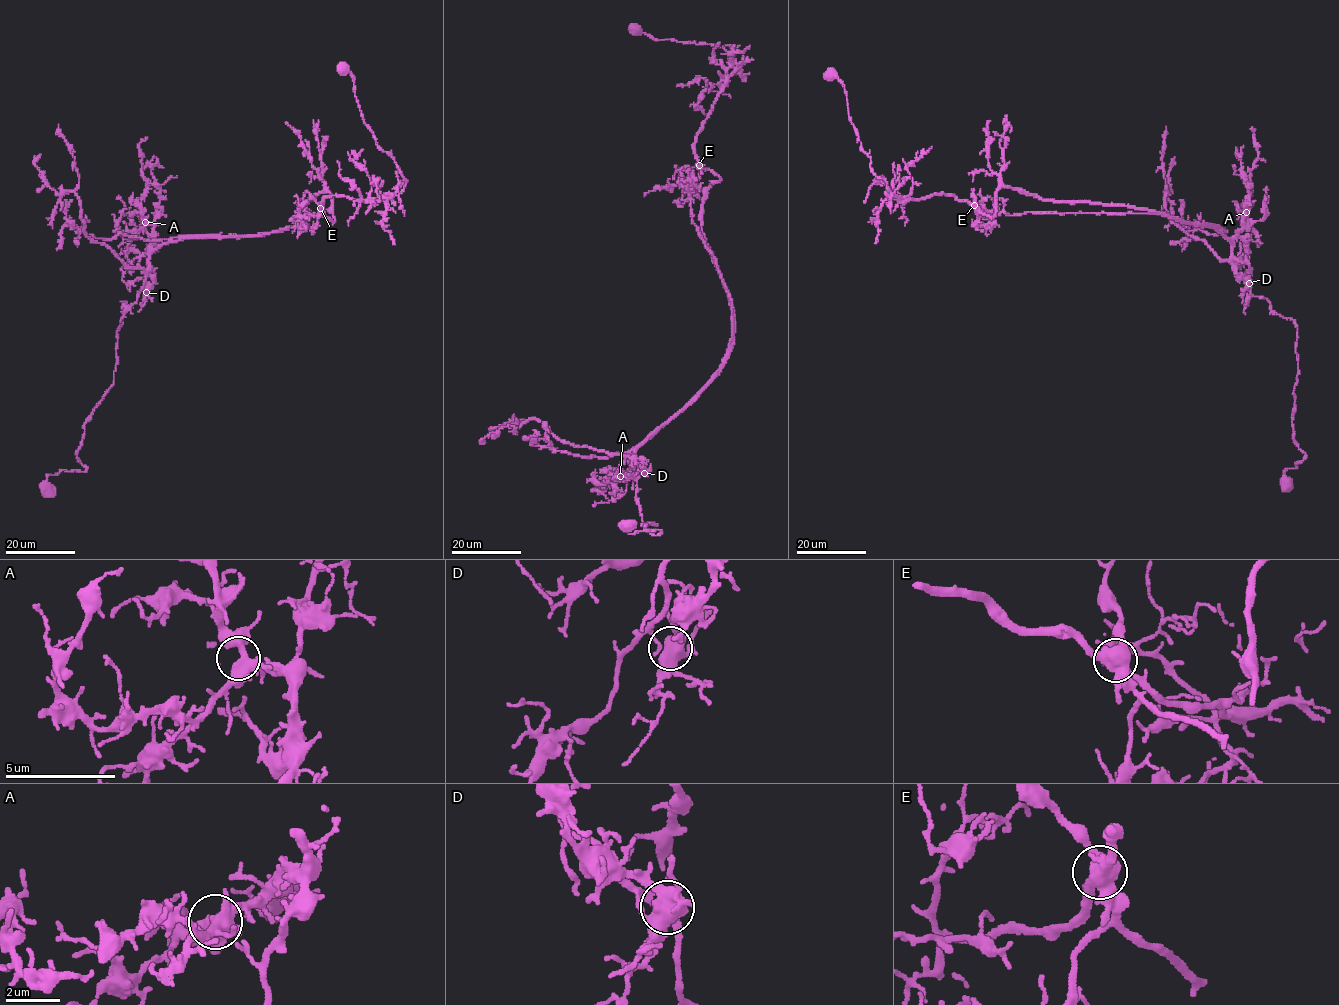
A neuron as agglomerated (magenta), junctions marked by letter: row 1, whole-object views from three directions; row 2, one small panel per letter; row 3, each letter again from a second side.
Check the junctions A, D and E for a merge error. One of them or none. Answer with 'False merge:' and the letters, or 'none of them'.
False merge: E

